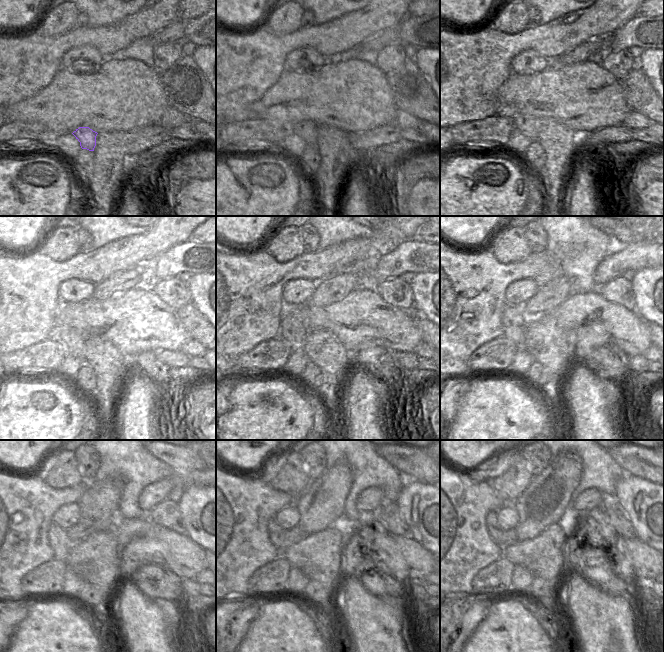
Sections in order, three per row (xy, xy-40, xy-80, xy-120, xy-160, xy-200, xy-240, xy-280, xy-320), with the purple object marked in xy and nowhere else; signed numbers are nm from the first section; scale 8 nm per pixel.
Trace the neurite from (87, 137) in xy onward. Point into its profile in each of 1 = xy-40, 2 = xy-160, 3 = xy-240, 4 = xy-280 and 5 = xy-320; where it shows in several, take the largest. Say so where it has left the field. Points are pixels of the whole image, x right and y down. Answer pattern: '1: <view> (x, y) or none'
1: xy-40 (308, 131)
2: xy-160 (292, 331)
3: xy-240 (60, 542)
4: xy-280 (277, 536)
5: xy-320 (496, 534)

